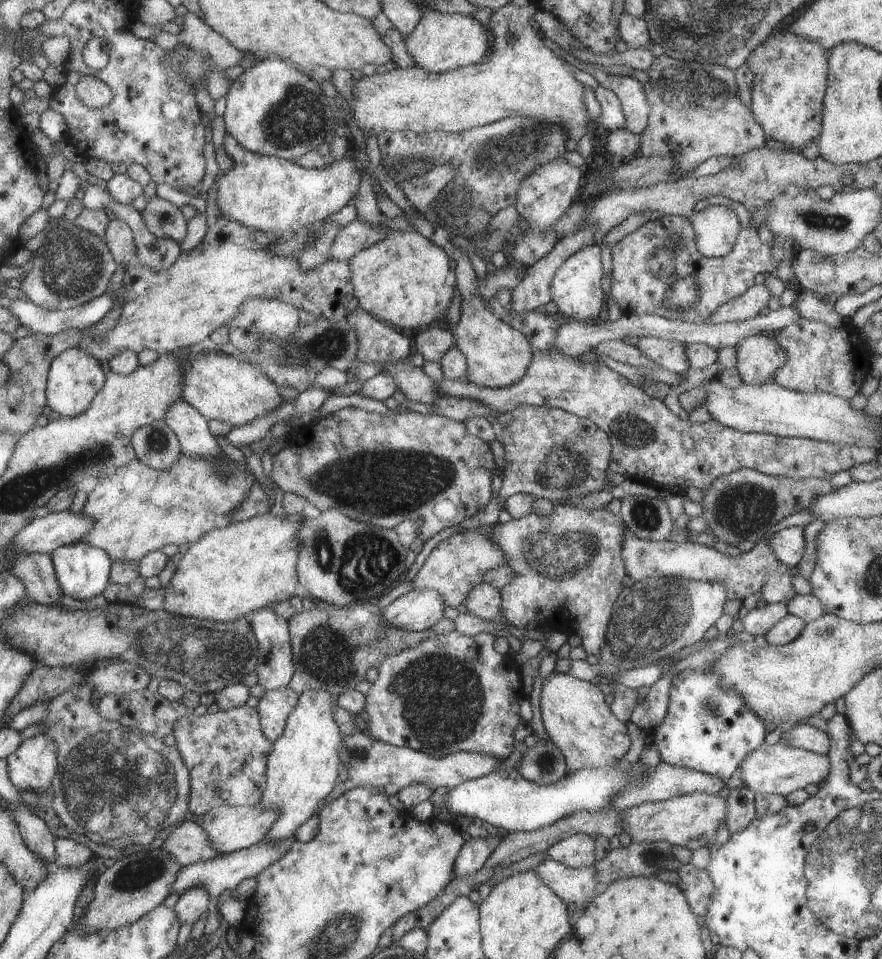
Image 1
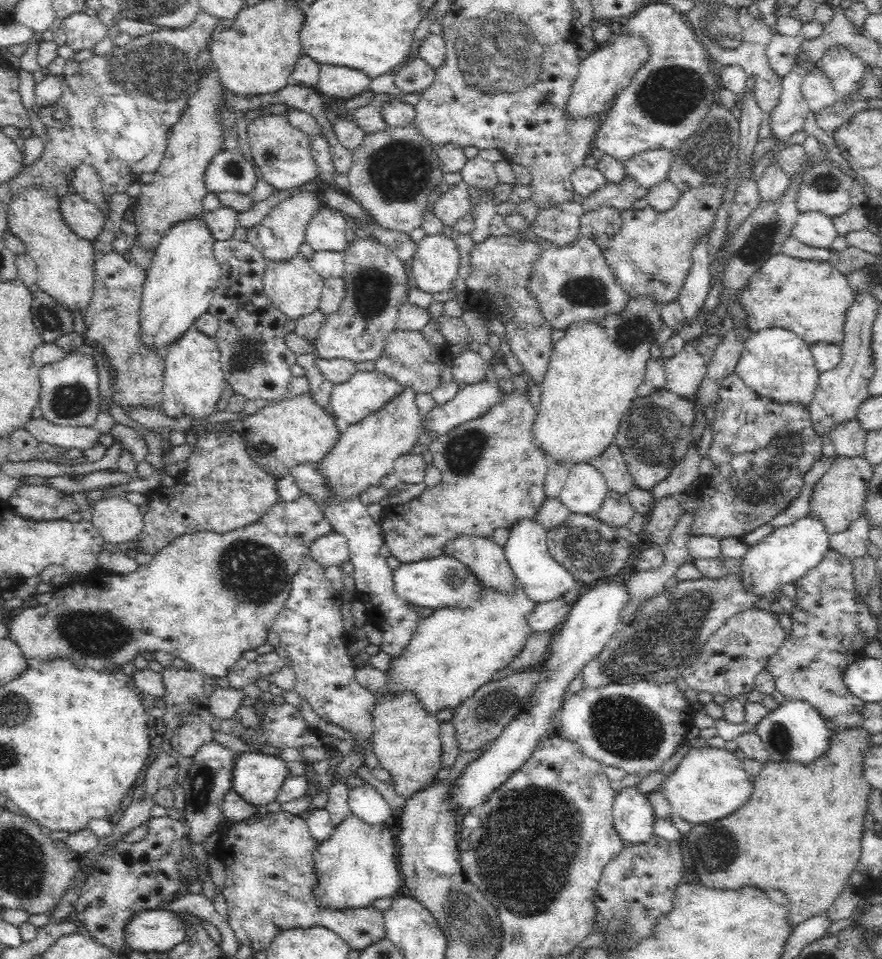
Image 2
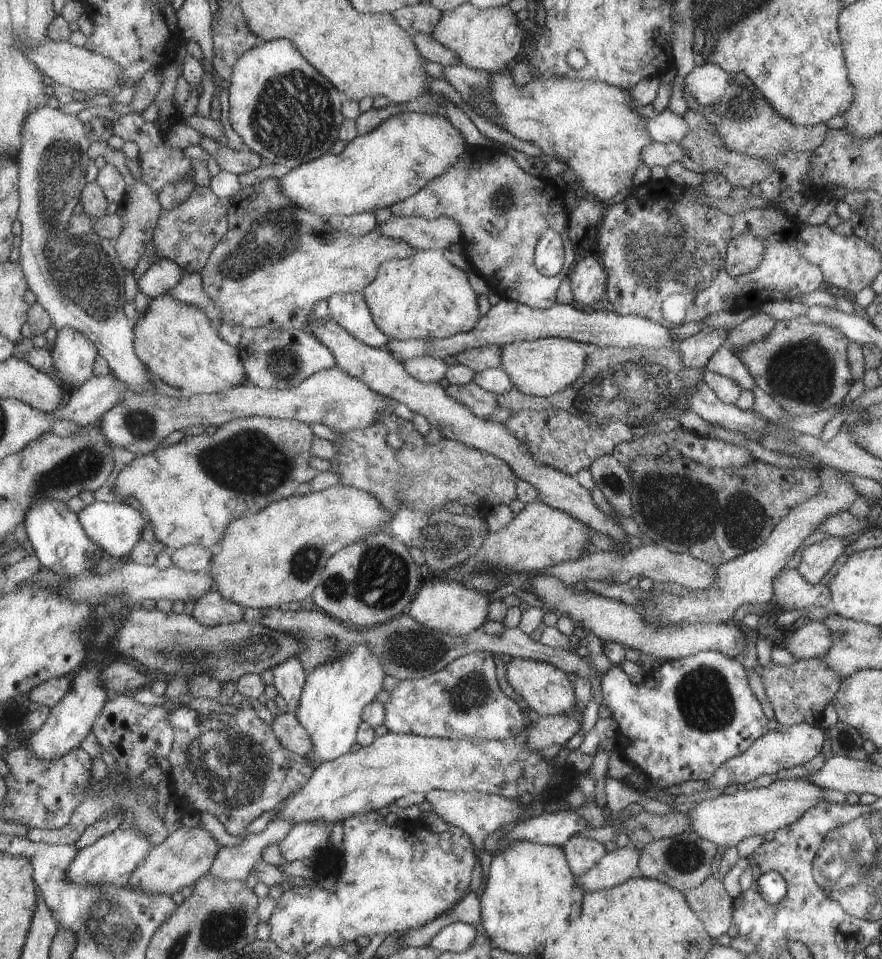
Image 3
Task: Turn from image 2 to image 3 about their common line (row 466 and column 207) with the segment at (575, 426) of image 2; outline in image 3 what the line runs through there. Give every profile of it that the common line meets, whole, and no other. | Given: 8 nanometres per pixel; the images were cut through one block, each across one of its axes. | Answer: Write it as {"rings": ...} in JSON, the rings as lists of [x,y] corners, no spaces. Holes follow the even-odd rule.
{"rings":[[[334,485],[320,492],[289,496],[227,524],[207,574],[221,598],[243,609],[283,608],[311,595],[329,556],[369,532],[387,529],[390,518],[375,496],[352,487]]]}

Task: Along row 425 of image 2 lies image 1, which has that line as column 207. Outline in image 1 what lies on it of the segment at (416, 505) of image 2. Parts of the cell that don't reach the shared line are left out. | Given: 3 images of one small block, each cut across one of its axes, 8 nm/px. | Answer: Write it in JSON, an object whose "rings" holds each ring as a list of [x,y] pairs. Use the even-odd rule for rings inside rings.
{"rings":[[[180,454],[176,464],[167,471],[149,469],[134,459],[111,474],[102,476],[88,495],[82,516],[90,517],[94,521],[94,526],[79,542],[107,552],[114,562],[138,562],[150,551],[160,550],[169,544],[191,546],[207,532],[230,524],[230,513],[244,498],[252,483],[251,478],[252,475],[244,467],[227,456],[223,456],[219,461],[201,461]]]}

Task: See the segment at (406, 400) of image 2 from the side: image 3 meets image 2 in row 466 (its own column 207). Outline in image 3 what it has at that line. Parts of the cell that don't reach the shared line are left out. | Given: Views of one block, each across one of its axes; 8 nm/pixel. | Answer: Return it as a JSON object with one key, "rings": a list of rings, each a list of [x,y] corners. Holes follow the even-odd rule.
{"rings":[[[167,294],[150,300],[135,326],[135,354],[163,383],[185,395],[226,391],[246,382],[245,366],[238,349],[218,335],[201,309],[177,302]]]}

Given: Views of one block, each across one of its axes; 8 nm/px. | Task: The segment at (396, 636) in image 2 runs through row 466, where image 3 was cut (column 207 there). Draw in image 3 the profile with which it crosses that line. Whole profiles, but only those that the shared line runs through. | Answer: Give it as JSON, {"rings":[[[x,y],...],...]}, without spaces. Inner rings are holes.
{"rings":[[[181,269],[179,282],[165,294],[177,302],[187,303],[201,309],[212,325],[216,326],[219,323],[219,310],[215,308],[215,304],[211,304],[211,300],[207,300],[207,294],[201,290],[199,273],[184,272]]]}

